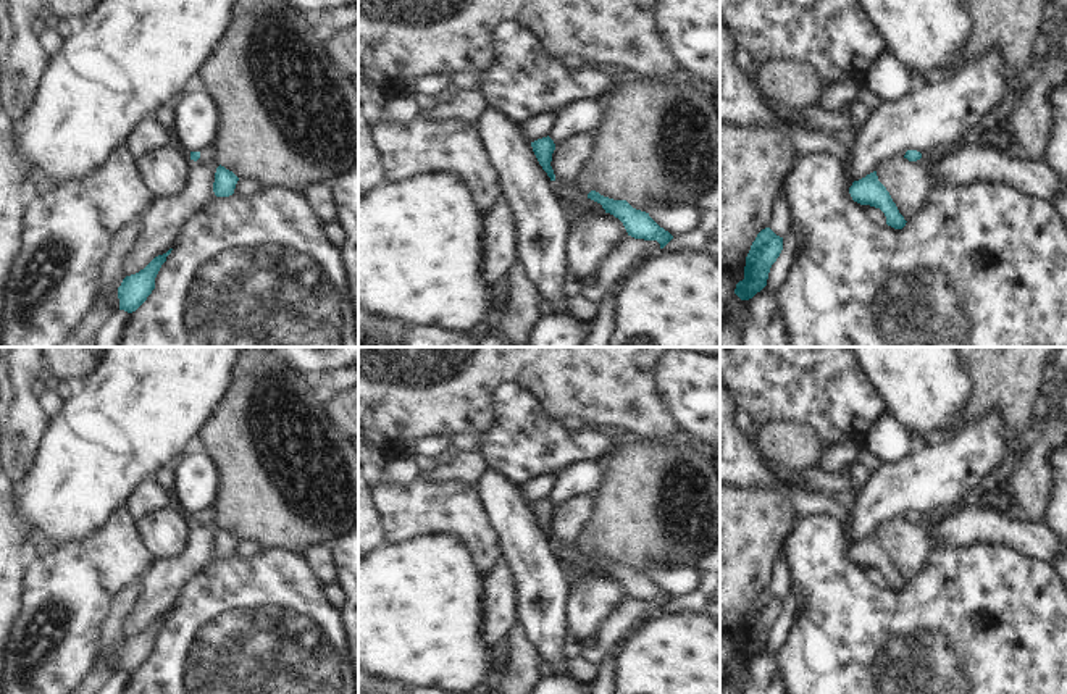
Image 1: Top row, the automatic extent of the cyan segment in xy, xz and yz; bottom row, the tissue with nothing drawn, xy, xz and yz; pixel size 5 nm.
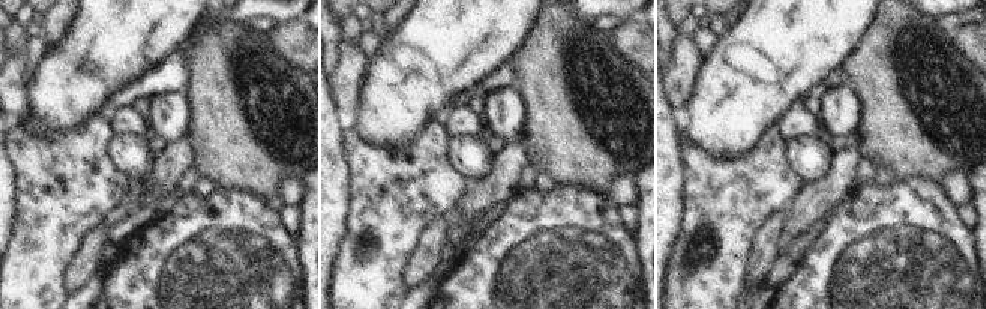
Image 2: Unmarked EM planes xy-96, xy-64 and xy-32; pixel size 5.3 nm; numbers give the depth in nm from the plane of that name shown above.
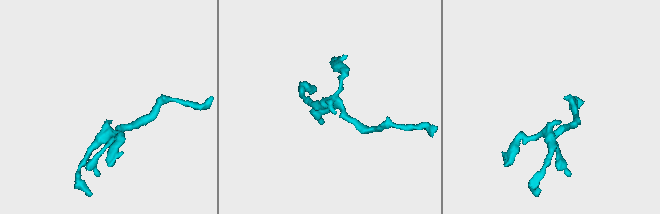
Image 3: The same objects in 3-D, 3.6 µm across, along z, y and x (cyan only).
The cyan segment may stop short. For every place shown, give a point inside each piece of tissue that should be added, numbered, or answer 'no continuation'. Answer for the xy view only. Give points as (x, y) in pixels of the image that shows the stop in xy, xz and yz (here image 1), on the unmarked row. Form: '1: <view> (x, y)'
1: xy (209, 517)

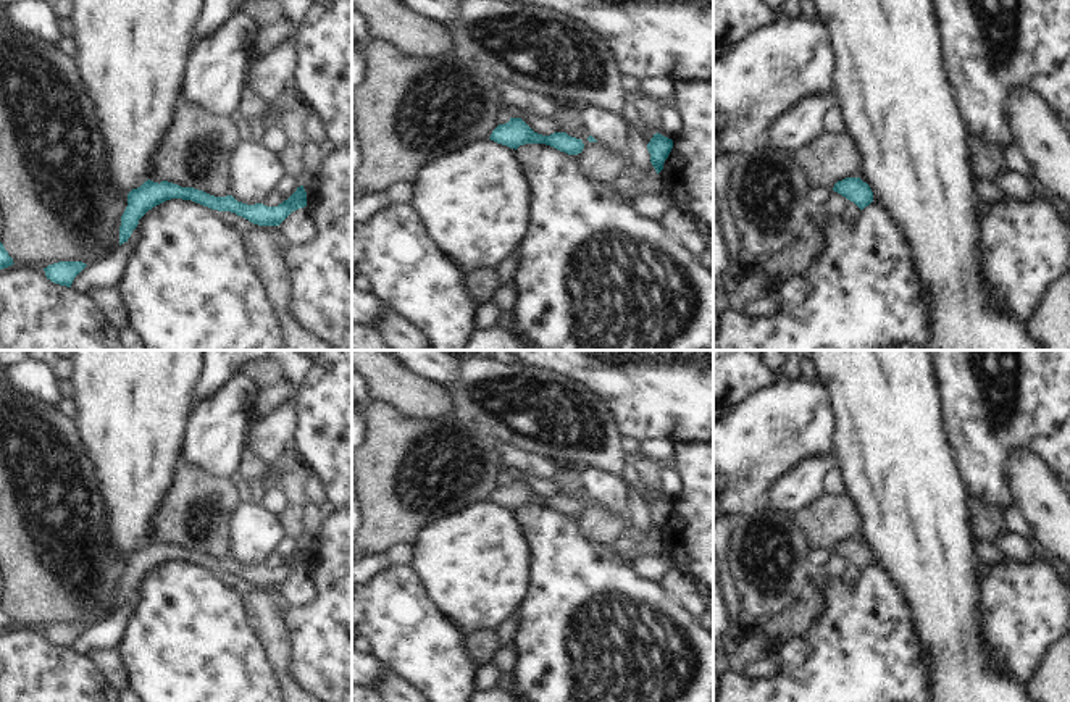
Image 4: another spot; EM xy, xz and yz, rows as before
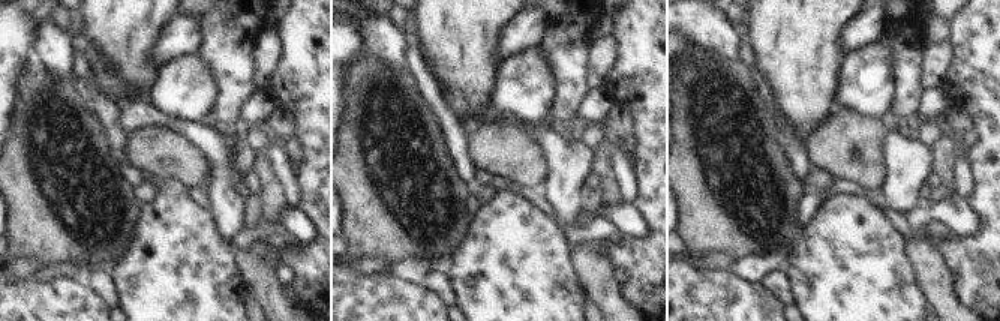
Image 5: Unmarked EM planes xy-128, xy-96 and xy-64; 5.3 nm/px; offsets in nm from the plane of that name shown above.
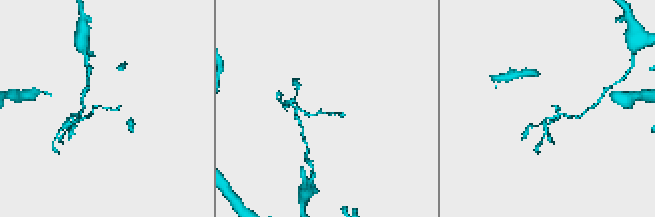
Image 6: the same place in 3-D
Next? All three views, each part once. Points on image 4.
no continuation

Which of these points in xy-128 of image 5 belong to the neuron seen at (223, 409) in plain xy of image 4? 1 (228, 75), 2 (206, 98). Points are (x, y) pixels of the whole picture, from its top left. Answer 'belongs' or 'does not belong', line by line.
1: does not belong
2: belongs

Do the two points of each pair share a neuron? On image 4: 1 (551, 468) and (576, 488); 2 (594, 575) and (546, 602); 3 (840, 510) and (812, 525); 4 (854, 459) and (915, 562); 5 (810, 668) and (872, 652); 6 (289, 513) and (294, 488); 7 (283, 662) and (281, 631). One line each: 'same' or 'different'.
1: different
2: same
3: same
4: same
5: same
6: same
7: same

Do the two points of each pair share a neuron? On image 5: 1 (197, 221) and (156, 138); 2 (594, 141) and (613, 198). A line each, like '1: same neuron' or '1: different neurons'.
1: different neurons
2: different neurons

